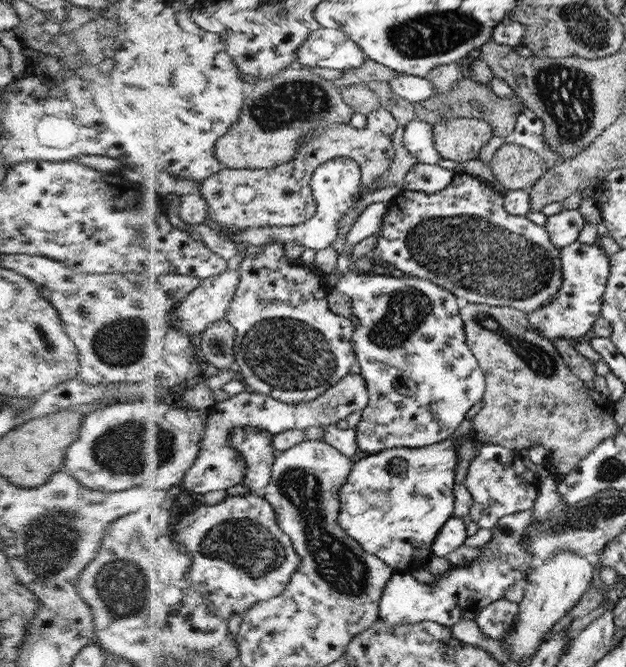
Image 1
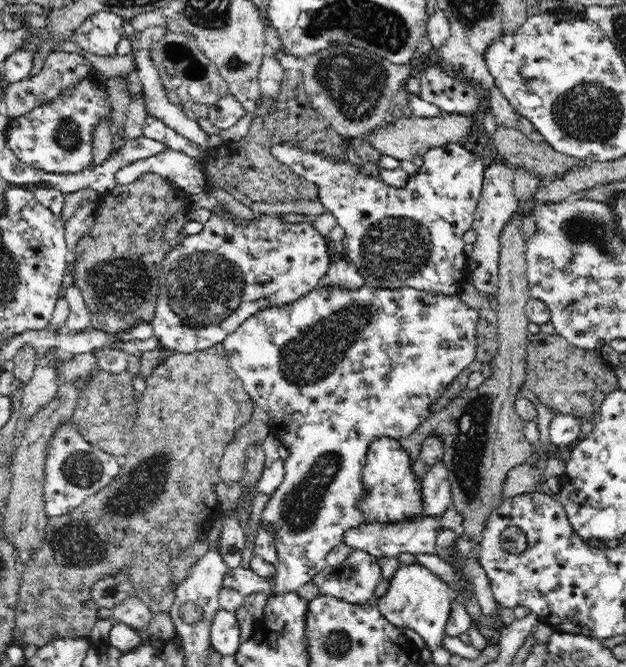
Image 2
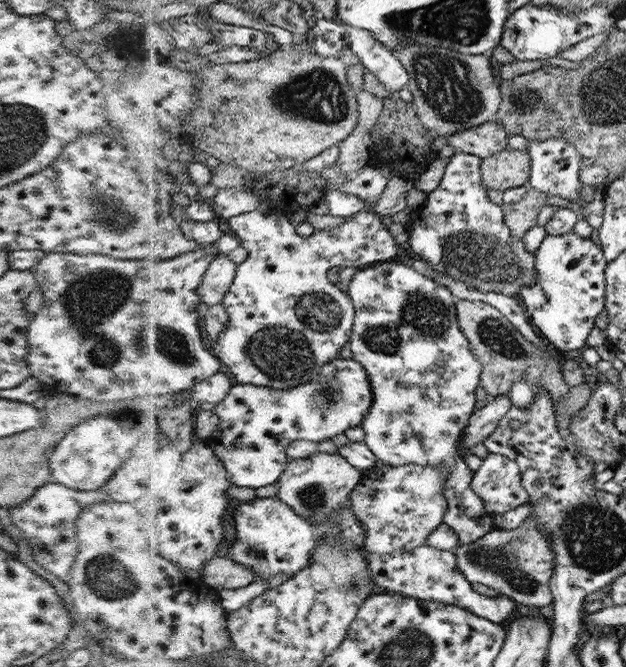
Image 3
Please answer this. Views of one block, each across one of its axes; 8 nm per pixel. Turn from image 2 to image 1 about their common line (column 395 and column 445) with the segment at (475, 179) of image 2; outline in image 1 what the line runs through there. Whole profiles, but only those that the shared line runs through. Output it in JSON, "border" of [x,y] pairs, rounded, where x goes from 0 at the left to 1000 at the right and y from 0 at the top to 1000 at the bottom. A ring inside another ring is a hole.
{"border":[[[735,259],[719,277],[695,289],[644,283],[628,298],[597,372],[604,393],[621,393],[645,412],[681,418],[724,436],[749,454],[818,460],[840,471],[875,454],[898,429],[896,375],[885,370],[871,339],[807,315],[802,292],[770,270]]]}

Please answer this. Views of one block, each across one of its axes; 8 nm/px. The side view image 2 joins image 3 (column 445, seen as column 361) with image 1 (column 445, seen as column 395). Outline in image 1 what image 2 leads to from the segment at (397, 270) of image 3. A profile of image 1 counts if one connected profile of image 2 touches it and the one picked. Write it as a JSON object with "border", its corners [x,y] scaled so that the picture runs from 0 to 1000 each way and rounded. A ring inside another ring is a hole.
{"border":[[[618,301],[599,303],[588,307],[569,327],[567,334],[553,352],[551,378],[538,385],[538,399],[543,408],[540,408],[540,424],[535,432],[550,436],[550,439],[558,444],[559,453],[564,457],[564,481],[569,487],[565,522],[570,526],[570,537],[577,547],[577,561],[580,565],[585,565],[585,571],[589,576],[593,594],[591,606],[580,618],[578,630],[569,642],[572,663],[581,681],[604,681],[629,672],[674,672],[709,661],[728,649],[732,639],[736,639],[738,631],[744,627],[744,618],[748,618],[748,615],[770,597],[770,591],[773,591],[773,561],[770,561],[770,553],[765,550],[760,535],[751,525],[748,514],[744,514],[743,492],[730,456],[730,442],[727,442],[724,436],[712,435],[711,430],[700,429],[695,423],[652,412],[629,415],[612,411],[609,405],[586,409],[553,405],[564,402],[562,384],[565,384],[569,366],[575,366],[578,360],[585,360],[589,354],[597,354],[602,348],[607,348],[607,342],[610,342],[610,336],[613,336],[613,327],[617,327],[617,321],[620,321],[620,312],[625,312],[625,306],[626,301]]]}

